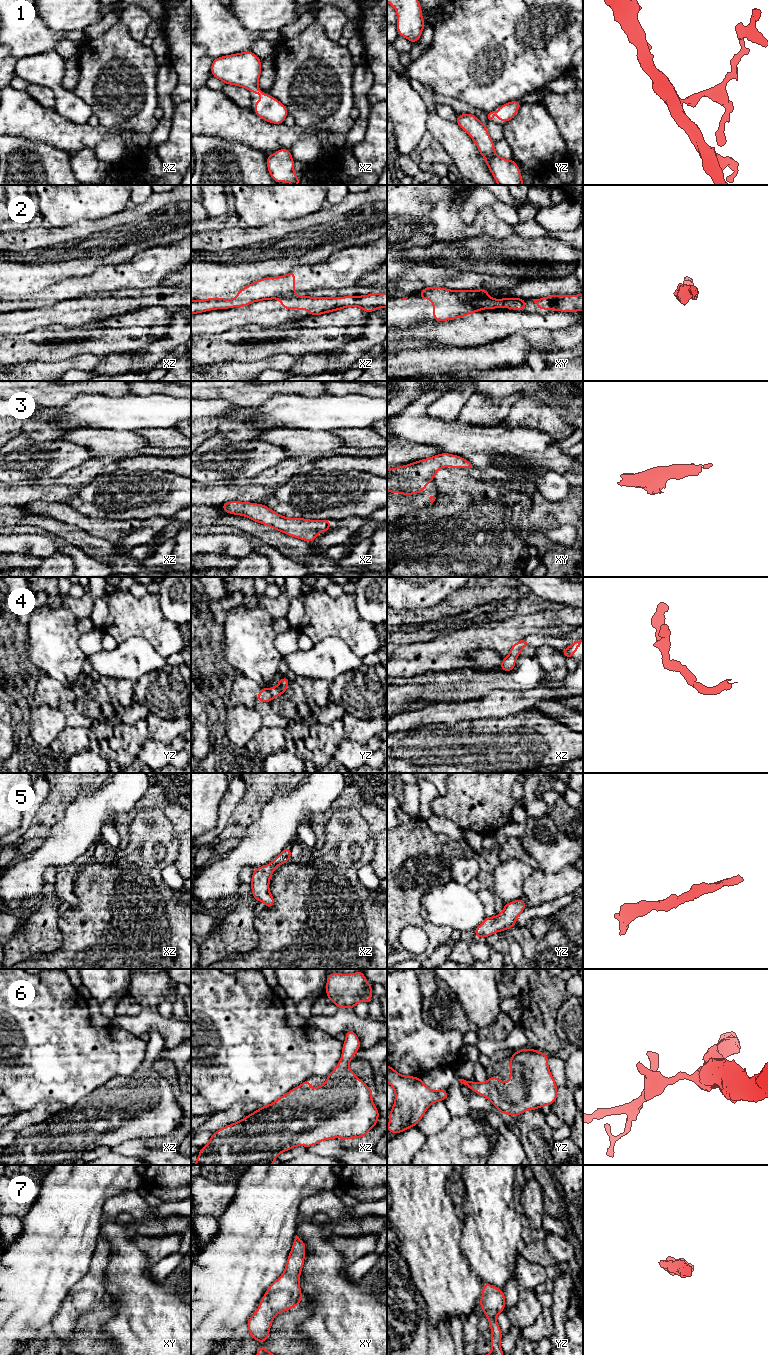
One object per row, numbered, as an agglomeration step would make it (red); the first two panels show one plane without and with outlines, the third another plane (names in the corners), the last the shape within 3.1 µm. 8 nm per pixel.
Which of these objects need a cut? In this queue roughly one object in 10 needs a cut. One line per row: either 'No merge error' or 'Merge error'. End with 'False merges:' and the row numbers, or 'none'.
1: No merge error
2: Merge error
3: No merge error
4: No merge error
5: No merge error
6: No merge error
7: No merge error
False merges: 2

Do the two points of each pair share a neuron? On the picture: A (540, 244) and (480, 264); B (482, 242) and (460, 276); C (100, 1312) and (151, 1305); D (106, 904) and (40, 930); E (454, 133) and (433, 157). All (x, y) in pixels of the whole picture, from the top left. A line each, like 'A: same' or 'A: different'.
A: same
B: different
C: different
D: different
E: different

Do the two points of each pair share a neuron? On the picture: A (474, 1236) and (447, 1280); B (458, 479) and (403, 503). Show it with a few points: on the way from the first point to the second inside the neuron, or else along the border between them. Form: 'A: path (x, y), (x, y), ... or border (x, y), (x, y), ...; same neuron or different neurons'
A: border (463, 1230), (462, 1252), (469, 1267), (476, 1274); different neurons
B: border (414, 507), (397, 518); different neurons

